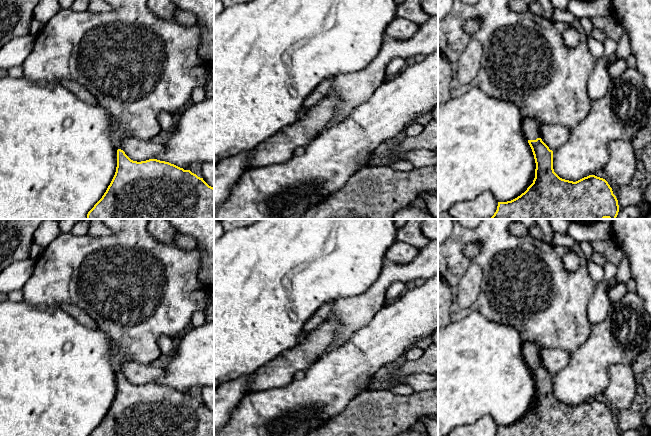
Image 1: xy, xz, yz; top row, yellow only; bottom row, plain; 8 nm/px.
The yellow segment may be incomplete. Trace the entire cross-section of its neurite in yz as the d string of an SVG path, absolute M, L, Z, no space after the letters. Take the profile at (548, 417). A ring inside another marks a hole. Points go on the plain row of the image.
M523 342L522 353L534 379L535 402L517 422L498 426L496 436L619 436L618 424L605 403L595 399L576 406L560 402L553 393L553 375L537 361L539 348Z

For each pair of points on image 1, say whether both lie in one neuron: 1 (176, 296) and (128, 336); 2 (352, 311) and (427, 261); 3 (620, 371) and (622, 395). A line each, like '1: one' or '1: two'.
1: one
2: one
3: one

